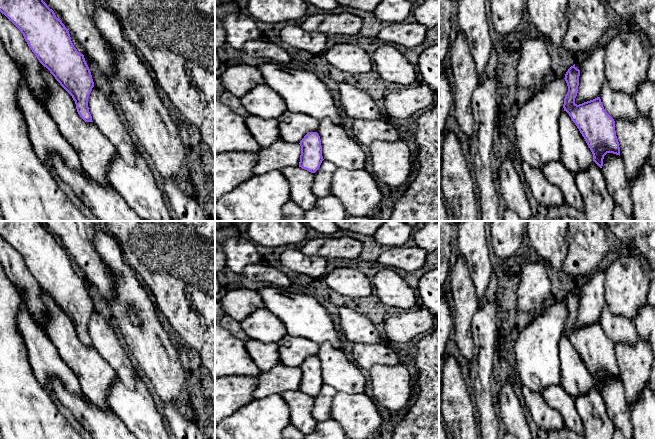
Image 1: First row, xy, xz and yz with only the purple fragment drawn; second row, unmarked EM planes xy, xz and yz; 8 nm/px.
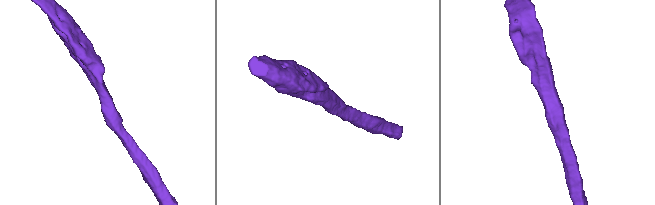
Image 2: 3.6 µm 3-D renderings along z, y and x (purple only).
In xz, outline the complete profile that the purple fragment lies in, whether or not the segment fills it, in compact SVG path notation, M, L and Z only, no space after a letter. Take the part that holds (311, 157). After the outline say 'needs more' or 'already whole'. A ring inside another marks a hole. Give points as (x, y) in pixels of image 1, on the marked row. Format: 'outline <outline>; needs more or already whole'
outline M309 132L299 144L301 146L299 167L315 173L324 160L320 136L317 132Z; already whole

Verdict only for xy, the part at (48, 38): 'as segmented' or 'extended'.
as segmented

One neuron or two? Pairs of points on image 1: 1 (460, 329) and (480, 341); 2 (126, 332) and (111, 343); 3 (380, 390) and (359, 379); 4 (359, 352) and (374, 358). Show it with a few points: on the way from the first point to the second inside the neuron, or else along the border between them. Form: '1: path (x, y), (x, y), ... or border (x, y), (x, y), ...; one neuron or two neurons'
1: border (474, 313), (471, 323), (473, 357), (470, 360); two neurons
2: border (124, 345), (131, 355); two neurons
3: border (365, 372), (368, 382); two neurons
4: path (363, 355), (370, 355); one neuron

